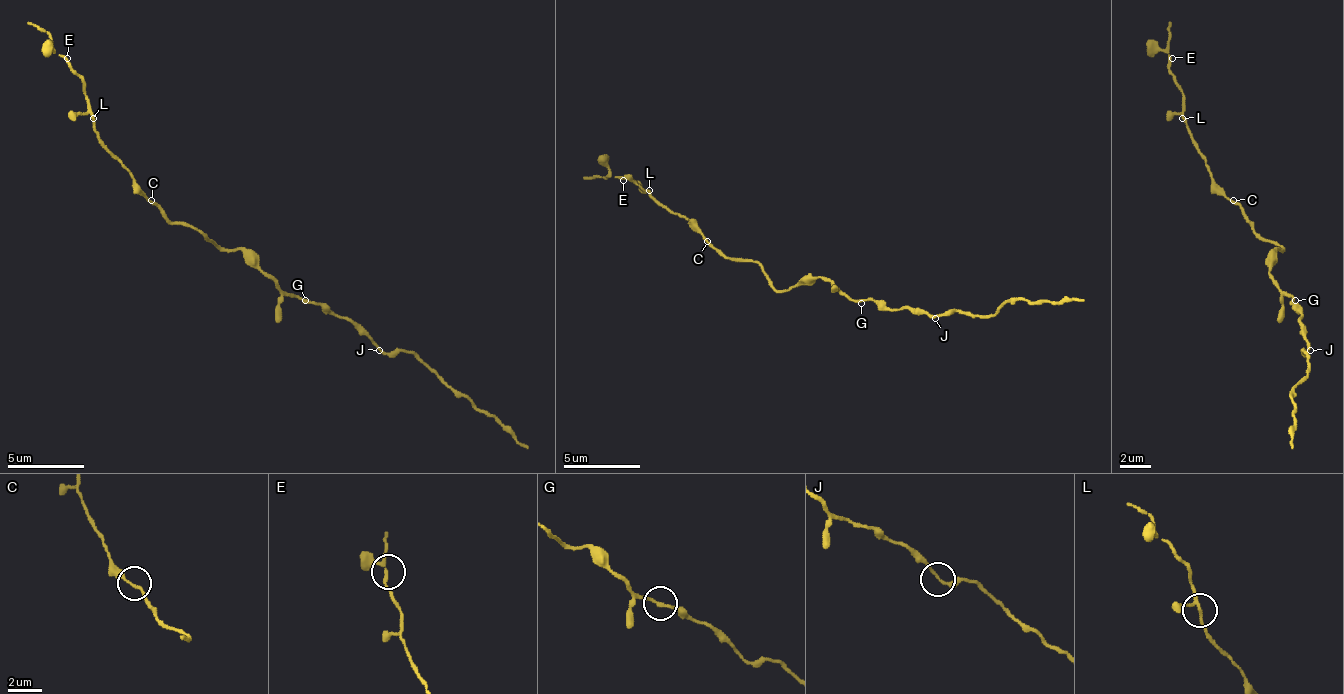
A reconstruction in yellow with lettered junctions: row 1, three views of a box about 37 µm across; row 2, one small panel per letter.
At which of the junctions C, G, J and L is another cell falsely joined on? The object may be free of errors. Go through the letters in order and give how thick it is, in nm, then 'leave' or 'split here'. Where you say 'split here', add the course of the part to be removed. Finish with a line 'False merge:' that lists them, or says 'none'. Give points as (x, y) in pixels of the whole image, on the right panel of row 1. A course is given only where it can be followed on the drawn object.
C: calibre 160 nm; leave
G: calibre 160 nm; leave
J: calibre 170 nm; leave
L: calibre 150 nm; leave
False merge: none

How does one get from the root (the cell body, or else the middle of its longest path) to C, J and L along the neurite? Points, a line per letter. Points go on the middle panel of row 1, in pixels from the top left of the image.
C: (800, 284), (777, 291), (769, 276), (754, 261), (731, 261), (707, 241)
J: (800, 284), (811, 284), (819, 276), (827, 276), (854, 299), (881, 299), (892, 311), (923, 311), (935, 318)
L: (800, 284), (777, 291), (769, 276), (754, 261), (731, 261), (723, 257), (684, 218), (661, 207), (650, 191)

